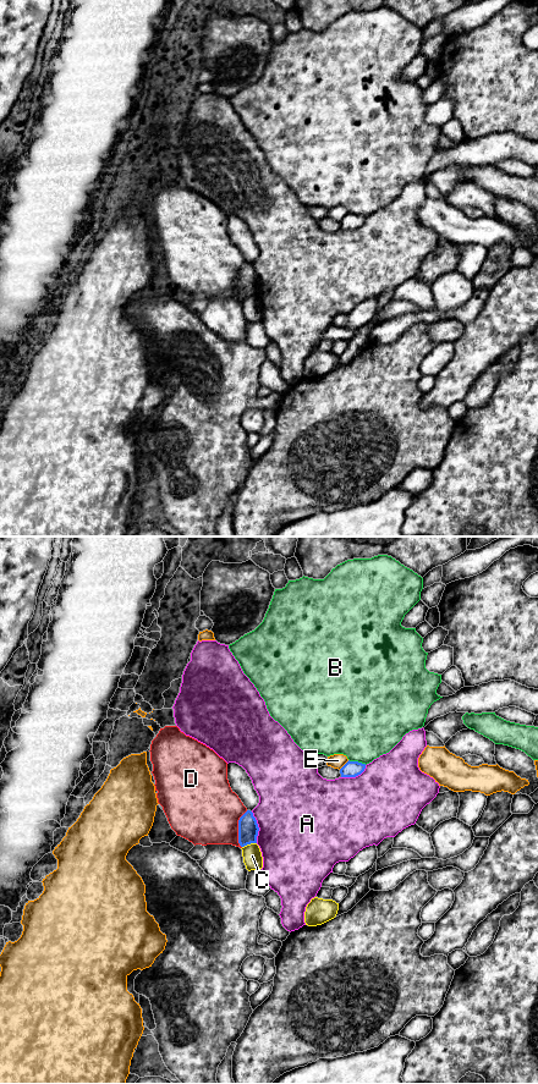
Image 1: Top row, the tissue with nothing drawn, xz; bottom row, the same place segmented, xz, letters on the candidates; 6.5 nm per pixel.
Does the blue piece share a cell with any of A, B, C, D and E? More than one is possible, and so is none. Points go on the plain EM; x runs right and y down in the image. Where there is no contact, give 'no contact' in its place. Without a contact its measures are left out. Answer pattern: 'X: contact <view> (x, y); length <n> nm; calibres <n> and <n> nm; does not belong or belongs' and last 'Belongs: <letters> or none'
A: contact xz (258, 280); length 220 nm; calibres 130 and 500 nm; does not belong
B: contact xz (357, 214); length 120 nm; calibres 110 and 460 nm; does not belong
C: contact xz (248, 296); length 100 nm; calibres 130 and 130 nm; does not belong
D: contact xz (239, 281); length 260 nm; calibres 130 and 440 nm; does not belong
E: contact xz (345, 216); length 90 nm; calibres 110 and 100 nm; does not belong
Belongs: none

